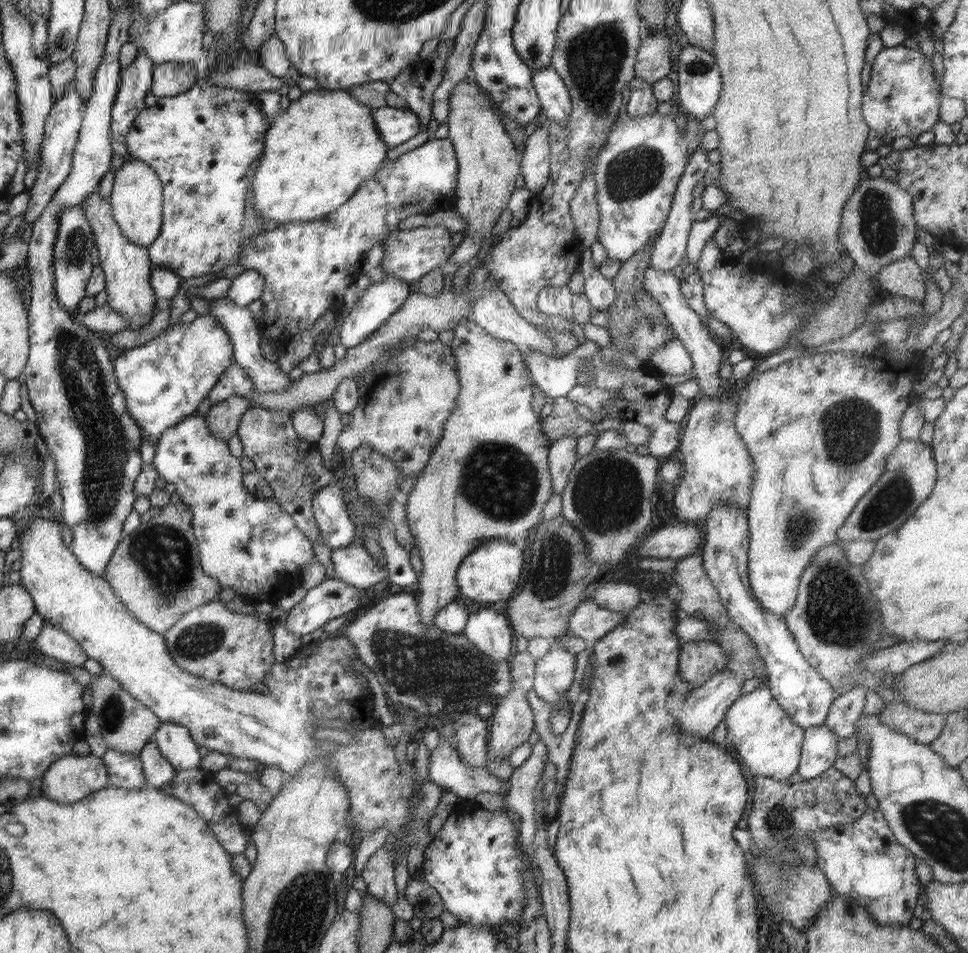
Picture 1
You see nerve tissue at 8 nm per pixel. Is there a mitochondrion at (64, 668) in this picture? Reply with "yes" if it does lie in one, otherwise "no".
no

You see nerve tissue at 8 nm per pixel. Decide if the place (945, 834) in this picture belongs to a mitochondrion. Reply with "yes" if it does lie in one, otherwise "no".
yes

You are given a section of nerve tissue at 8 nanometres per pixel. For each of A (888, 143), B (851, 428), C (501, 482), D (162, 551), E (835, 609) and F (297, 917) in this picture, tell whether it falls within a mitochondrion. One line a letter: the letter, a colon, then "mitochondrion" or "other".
A: other
B: mitochondrion
C: mitochondrion
D: mitochondrion
E: mitochondrion
F: mitochondrion

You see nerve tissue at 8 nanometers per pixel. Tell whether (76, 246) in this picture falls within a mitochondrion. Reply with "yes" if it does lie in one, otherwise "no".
yes

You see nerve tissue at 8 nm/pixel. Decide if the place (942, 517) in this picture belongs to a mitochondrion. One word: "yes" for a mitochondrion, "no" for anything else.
no

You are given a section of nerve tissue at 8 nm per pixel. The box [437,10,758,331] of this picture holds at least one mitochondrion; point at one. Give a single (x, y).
(595, 58)

